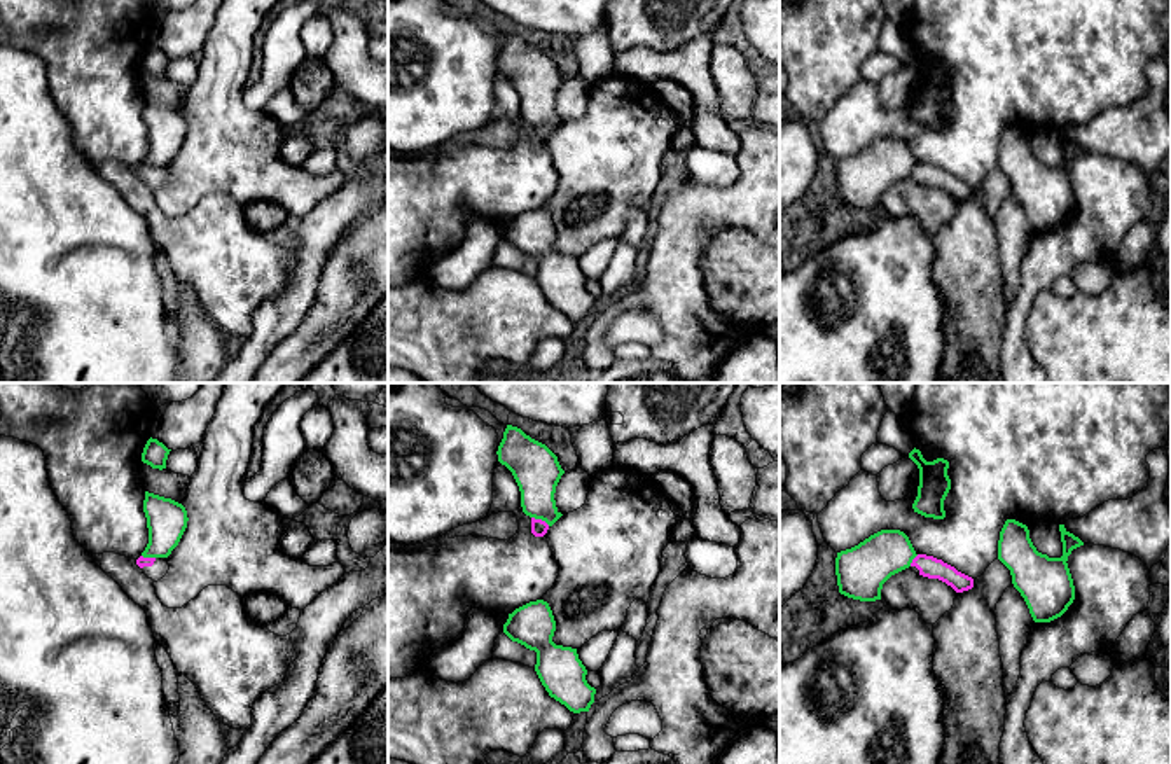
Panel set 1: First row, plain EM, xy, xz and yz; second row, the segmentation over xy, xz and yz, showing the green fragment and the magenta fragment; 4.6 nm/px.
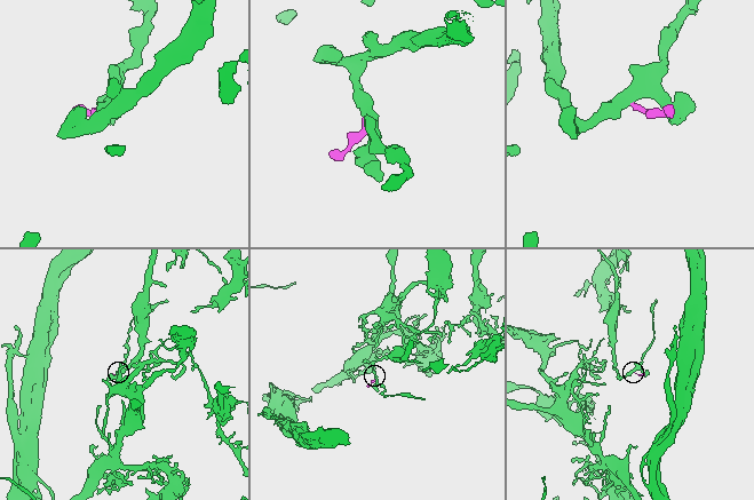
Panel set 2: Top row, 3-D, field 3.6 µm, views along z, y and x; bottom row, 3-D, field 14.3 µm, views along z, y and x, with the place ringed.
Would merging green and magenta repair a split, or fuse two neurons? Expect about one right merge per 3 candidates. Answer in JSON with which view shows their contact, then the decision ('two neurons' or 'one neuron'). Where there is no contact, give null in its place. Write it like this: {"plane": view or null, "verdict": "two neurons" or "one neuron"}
{"plane": "xz", "verdict": "two neurons"}

